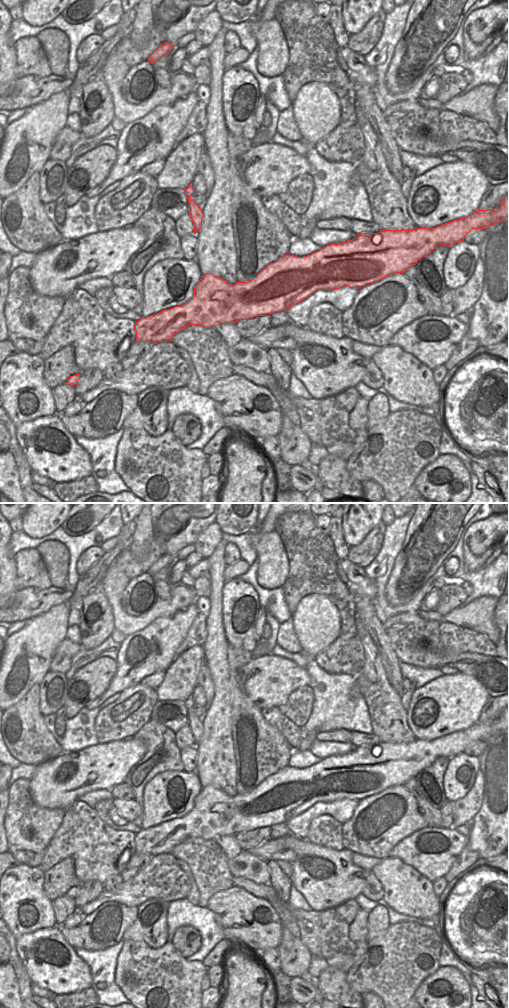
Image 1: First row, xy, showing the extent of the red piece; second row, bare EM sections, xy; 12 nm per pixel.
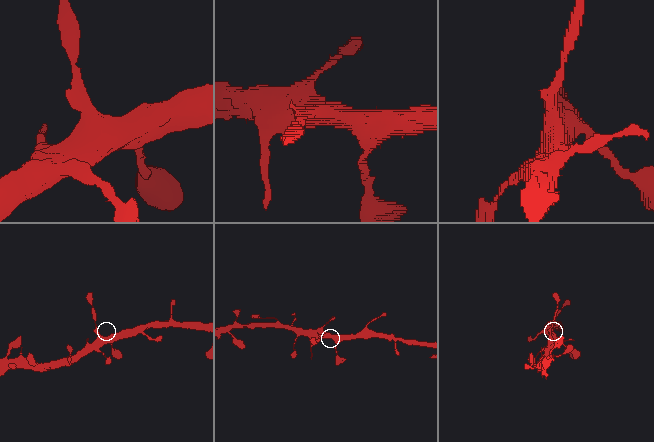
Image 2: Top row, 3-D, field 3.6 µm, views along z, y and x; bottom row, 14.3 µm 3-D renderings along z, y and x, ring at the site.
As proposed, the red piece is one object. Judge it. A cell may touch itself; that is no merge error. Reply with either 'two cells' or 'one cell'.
one cell

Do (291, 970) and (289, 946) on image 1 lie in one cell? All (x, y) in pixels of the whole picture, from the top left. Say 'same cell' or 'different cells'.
same cell

